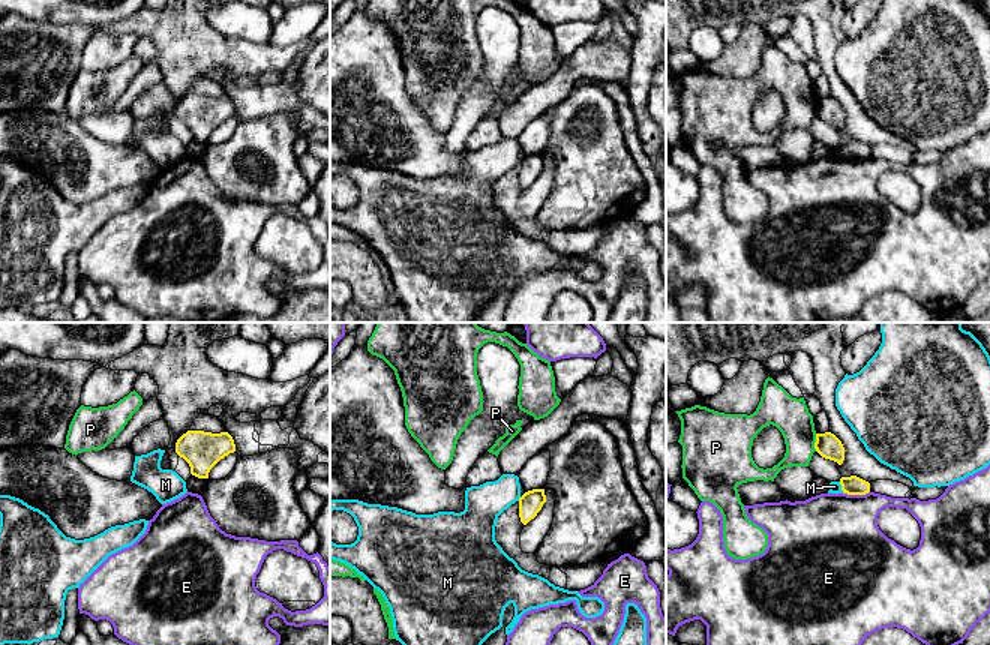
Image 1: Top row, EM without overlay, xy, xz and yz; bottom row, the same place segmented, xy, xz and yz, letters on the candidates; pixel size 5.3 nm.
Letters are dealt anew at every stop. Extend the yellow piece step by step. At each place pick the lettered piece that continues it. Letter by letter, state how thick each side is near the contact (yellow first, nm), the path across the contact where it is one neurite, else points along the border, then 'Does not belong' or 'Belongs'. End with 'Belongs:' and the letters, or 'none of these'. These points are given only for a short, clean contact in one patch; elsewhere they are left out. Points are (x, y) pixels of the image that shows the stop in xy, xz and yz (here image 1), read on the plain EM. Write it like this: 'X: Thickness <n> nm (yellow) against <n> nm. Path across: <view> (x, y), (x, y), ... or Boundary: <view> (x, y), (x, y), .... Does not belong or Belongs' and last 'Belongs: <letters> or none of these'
E: Thickness 100 nm (yellow) against 460 nm. Boundary: yz (869, 155), (864, 158), (842, 156). Does not belong
M: Thickness 100 nm (yellow) against 60 nm. Boundary: yz (839, 146), (843, 155). Does not belong
P: Thickness 140 nm (yellow) against 200 nm. Boundary: yz (816, 98), (815, 114). Does not belong
Belongs: none of these

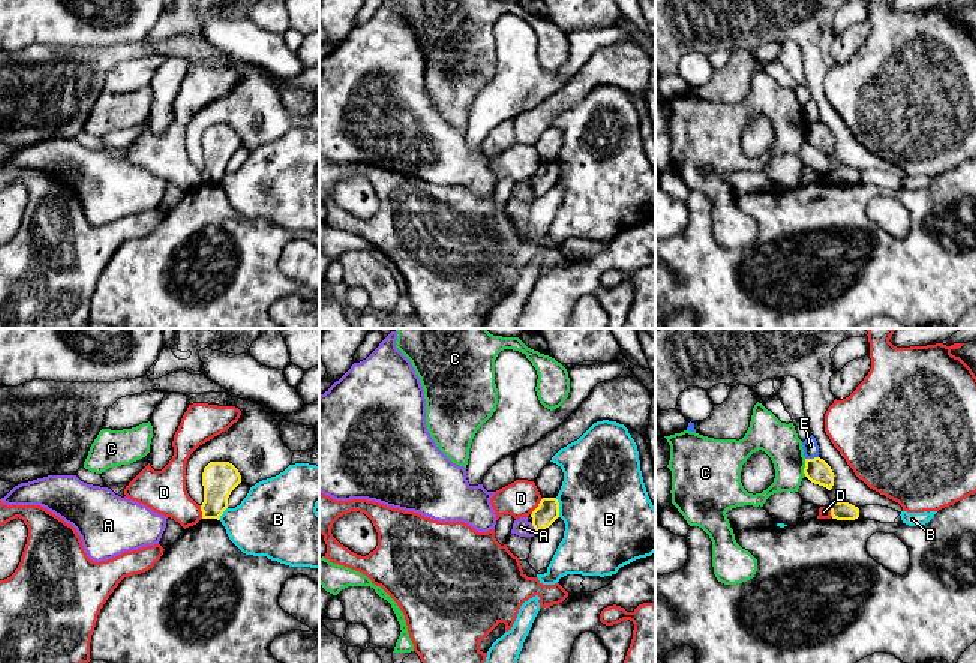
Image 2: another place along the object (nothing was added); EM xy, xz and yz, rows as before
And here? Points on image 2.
A: Thickness 120 nm (yellow) against 90 nm. Boundary: xz (531, 188), (535, 195). Does not belong
B: Thickness 120 nm (yellow) against 480 nm. Boundary: xz (555, 162), (559, 180). Does not belong
C: Thickness 140 nm (yellow) against 200 nm. Boundary: yz (805, 123), (804, 140). Does not belong
D: Thickness 120 nm (yellow) against 190 nm. Boundary: xz (543, 162), (531, 179). Does not belong
E: Thickness 140 nm (yellow) against 80 nm. Does not belong
Belongs: none of these

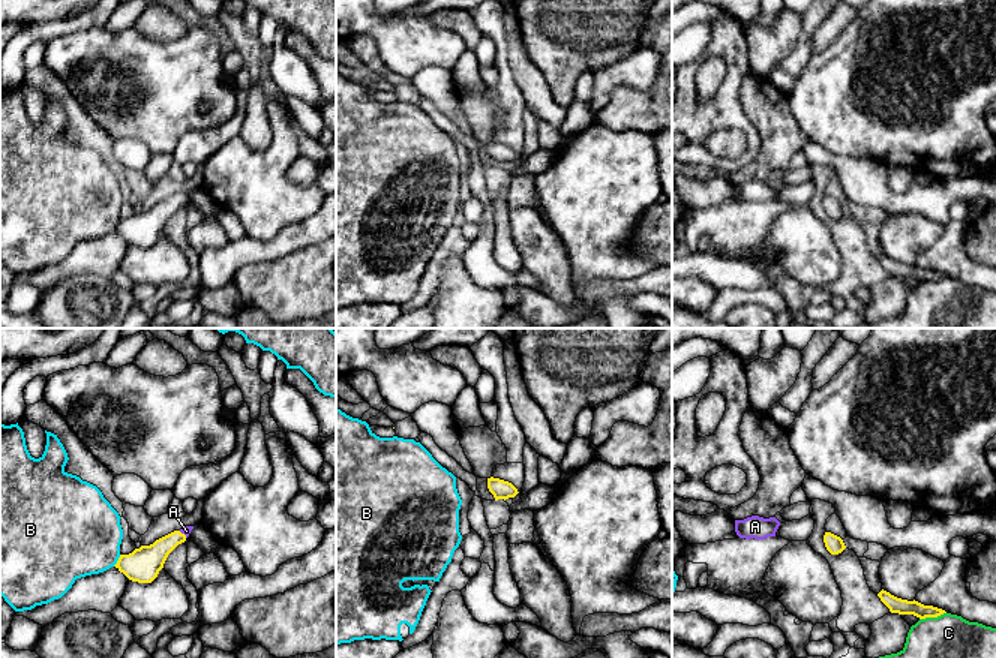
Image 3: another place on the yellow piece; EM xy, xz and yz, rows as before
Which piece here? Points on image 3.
A: Thickness 170 nm (yellow) against 50 nm. Path across: xy (147, 225), (165, 209), (183, 198), (186, 195). Belongs
B: Thickness 190 nm (yellow) against 440 nm. Boundary: xy (120, 219), (113, 230). Does not belong
C: Thickness 80 nm (yellow) against 480 nm. Does not belong
Belongs: A

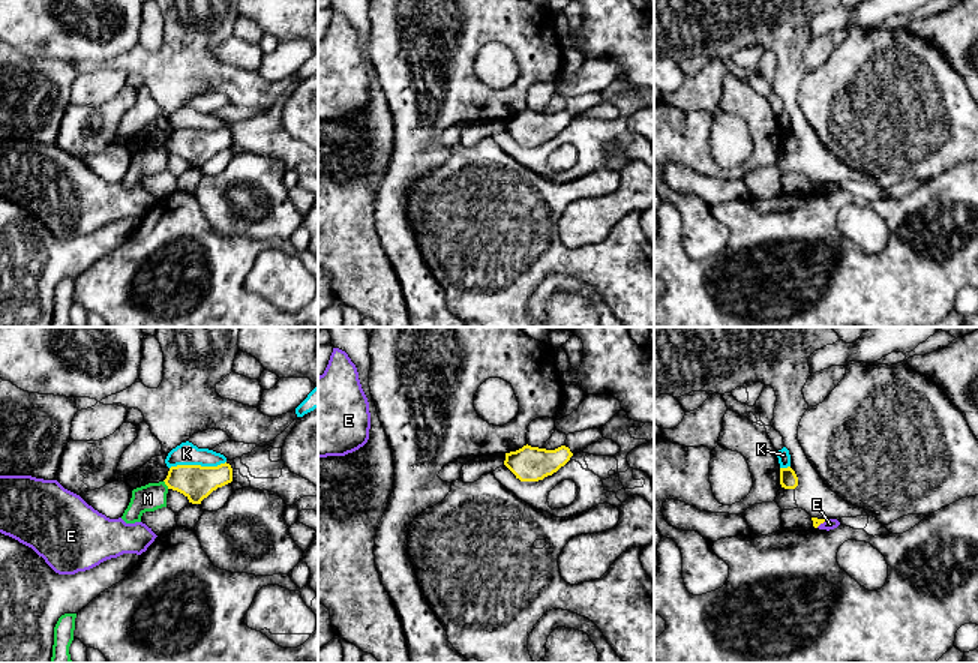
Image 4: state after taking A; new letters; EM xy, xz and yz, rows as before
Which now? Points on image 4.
E: Thickness 50 nm (yellow) against 60 nm. Boundary: yz (827, 183), (816, 191). Does not belong
K: Thickness 190 nm (yellow) against 120 nm. Does not belong
M: Thickness 190 nm (yellow) against 140 nm. Boundary: xy (164, 144), (168, 152). Does not belong
Belongs: none of these

